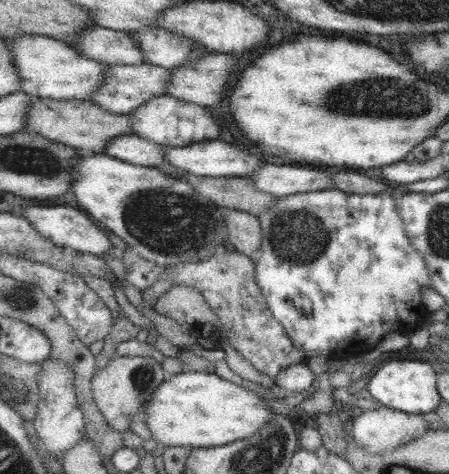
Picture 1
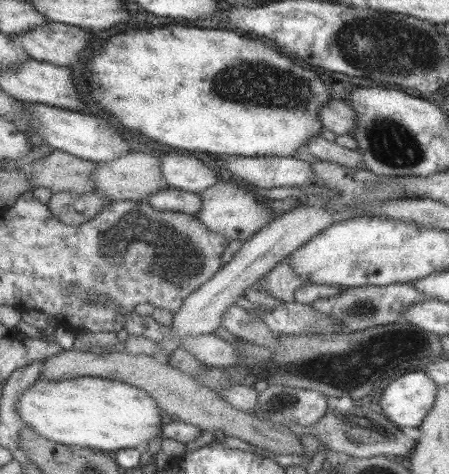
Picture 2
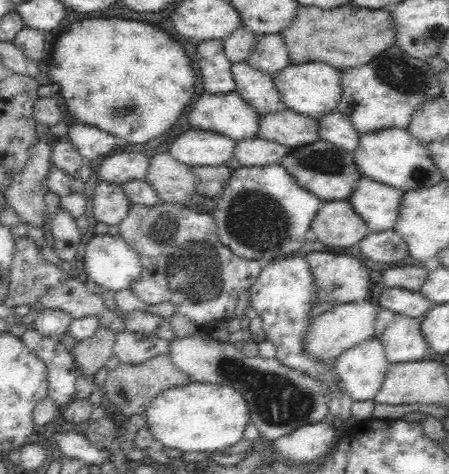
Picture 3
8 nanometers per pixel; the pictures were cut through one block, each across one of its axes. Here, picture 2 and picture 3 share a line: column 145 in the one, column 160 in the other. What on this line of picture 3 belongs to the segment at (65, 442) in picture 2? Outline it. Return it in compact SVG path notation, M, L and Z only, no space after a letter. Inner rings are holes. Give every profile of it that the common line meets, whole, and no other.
M190 382L162 390L146 410L148 430L166 448L180 452L220 452L244 440L244 430L250 422L248 402L234 386L214 386Z

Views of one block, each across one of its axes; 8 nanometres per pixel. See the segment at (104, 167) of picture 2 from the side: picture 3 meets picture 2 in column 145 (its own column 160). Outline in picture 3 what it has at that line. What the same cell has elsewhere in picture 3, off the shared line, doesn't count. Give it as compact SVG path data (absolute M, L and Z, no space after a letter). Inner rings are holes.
M170 152L150 158L148 180L158 198L166 204L186 206L198 190L198 178L194 176L192 166L178 162Z

